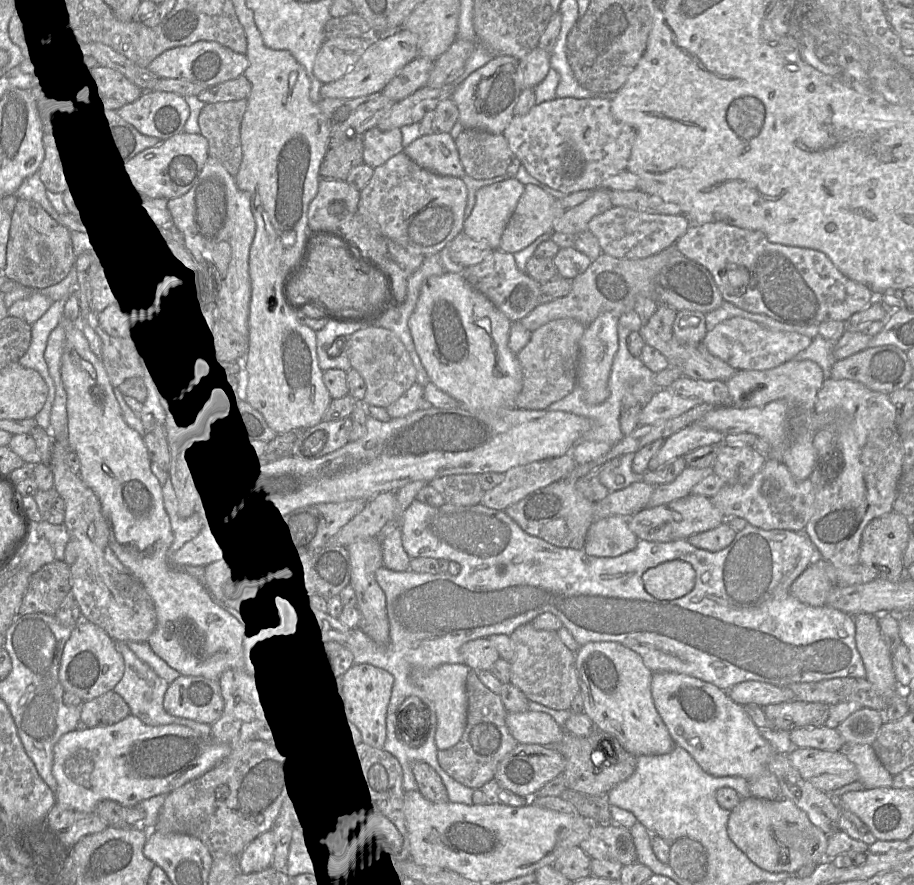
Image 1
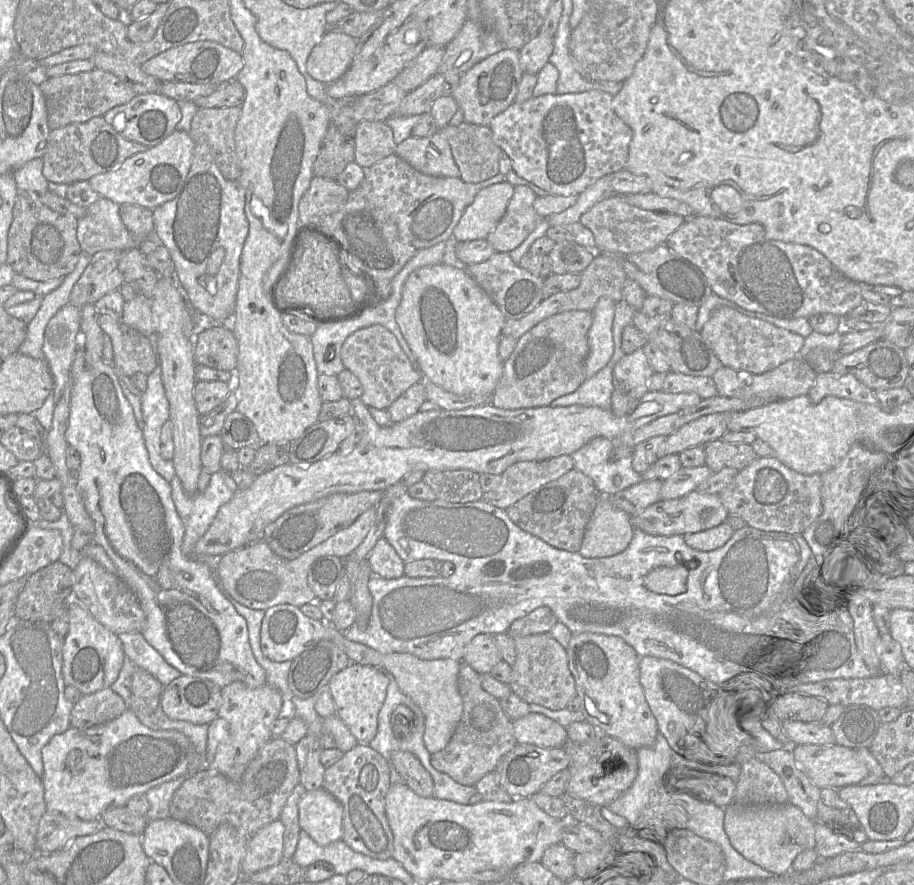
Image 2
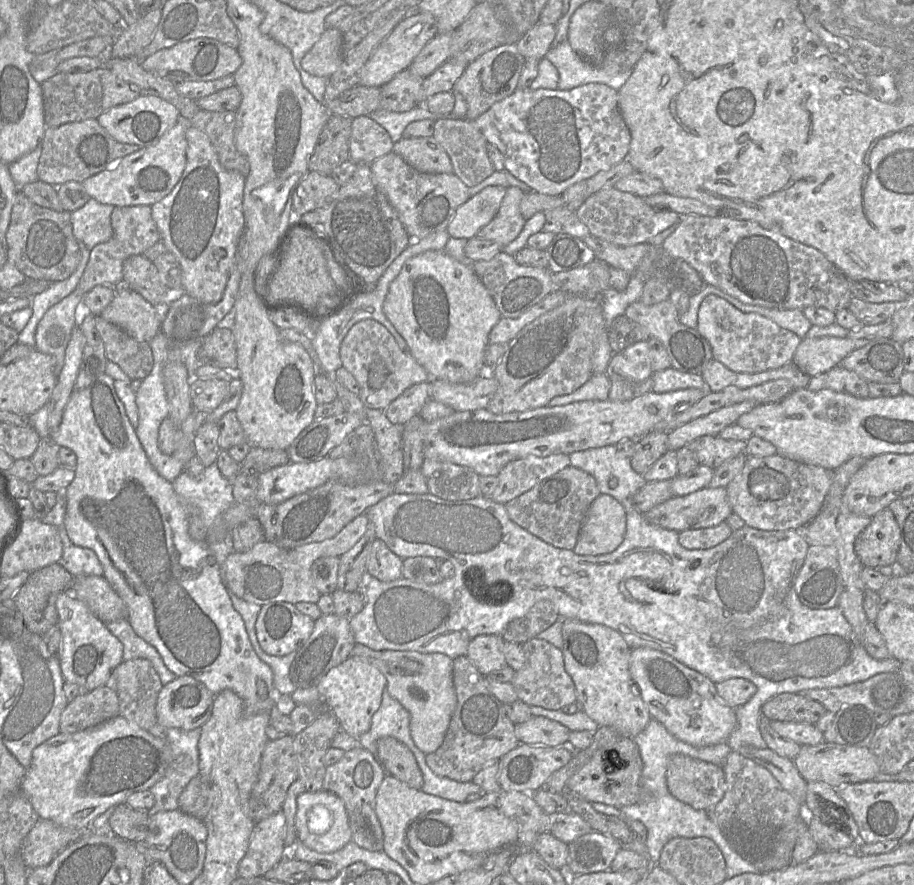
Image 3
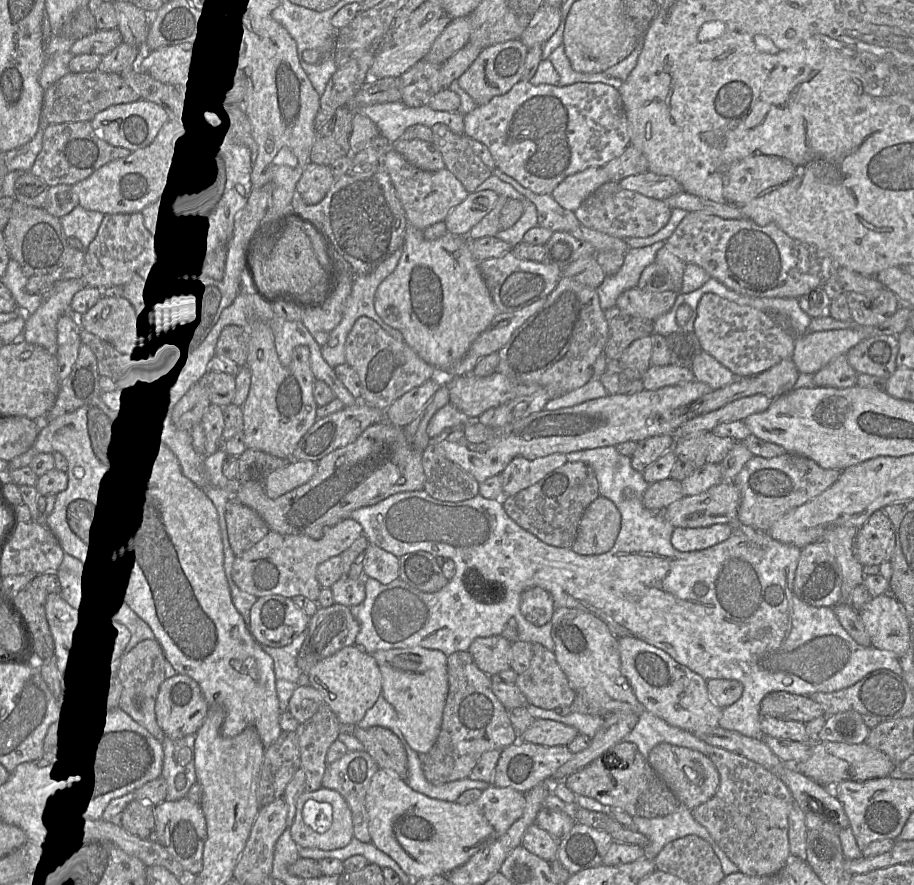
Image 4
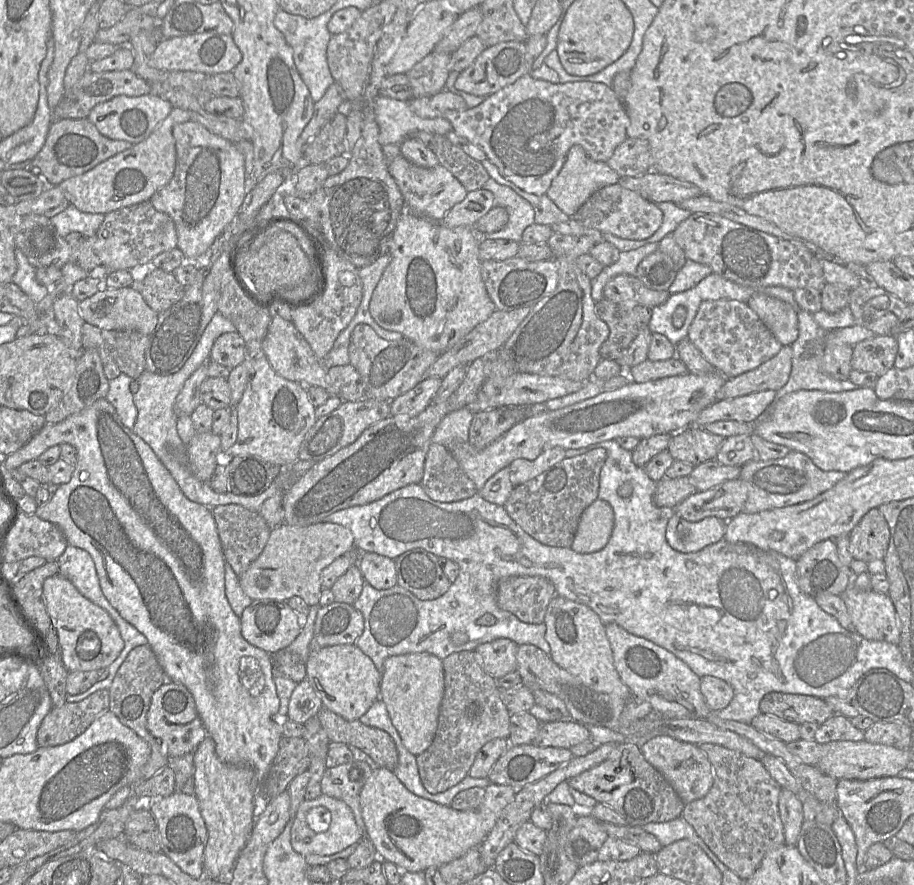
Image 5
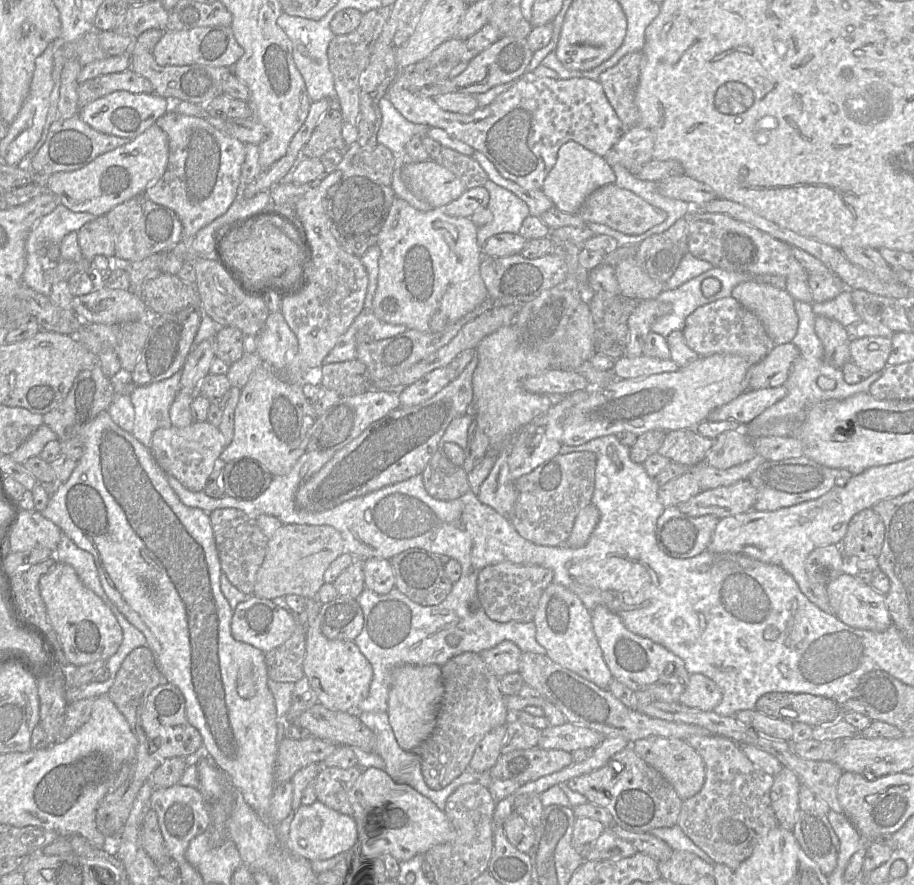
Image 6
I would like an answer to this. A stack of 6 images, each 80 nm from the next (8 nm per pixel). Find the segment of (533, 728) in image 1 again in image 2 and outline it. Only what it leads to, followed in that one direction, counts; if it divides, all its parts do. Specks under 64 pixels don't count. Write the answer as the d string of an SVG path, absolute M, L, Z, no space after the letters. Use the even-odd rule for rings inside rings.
M529 712L512 721L513 734L518 744L538 747L563 747L568 741L565 727L541 713Z

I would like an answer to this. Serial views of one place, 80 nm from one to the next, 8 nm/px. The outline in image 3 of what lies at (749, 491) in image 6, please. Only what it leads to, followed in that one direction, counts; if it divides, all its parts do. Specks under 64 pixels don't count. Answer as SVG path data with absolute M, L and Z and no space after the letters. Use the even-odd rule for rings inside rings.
M705 487L685 496L673 496L644 513L644 517L651 524L664 529L682 532L717 526L725 522L731 513L733 512L726 488Z

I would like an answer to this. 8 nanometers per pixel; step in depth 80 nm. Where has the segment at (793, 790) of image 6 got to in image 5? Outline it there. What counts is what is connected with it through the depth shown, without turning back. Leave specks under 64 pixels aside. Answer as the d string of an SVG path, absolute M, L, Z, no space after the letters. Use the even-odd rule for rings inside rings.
M782 788L778 808L784 827L785 844L796 846L804 821L802 802L793 792Z

